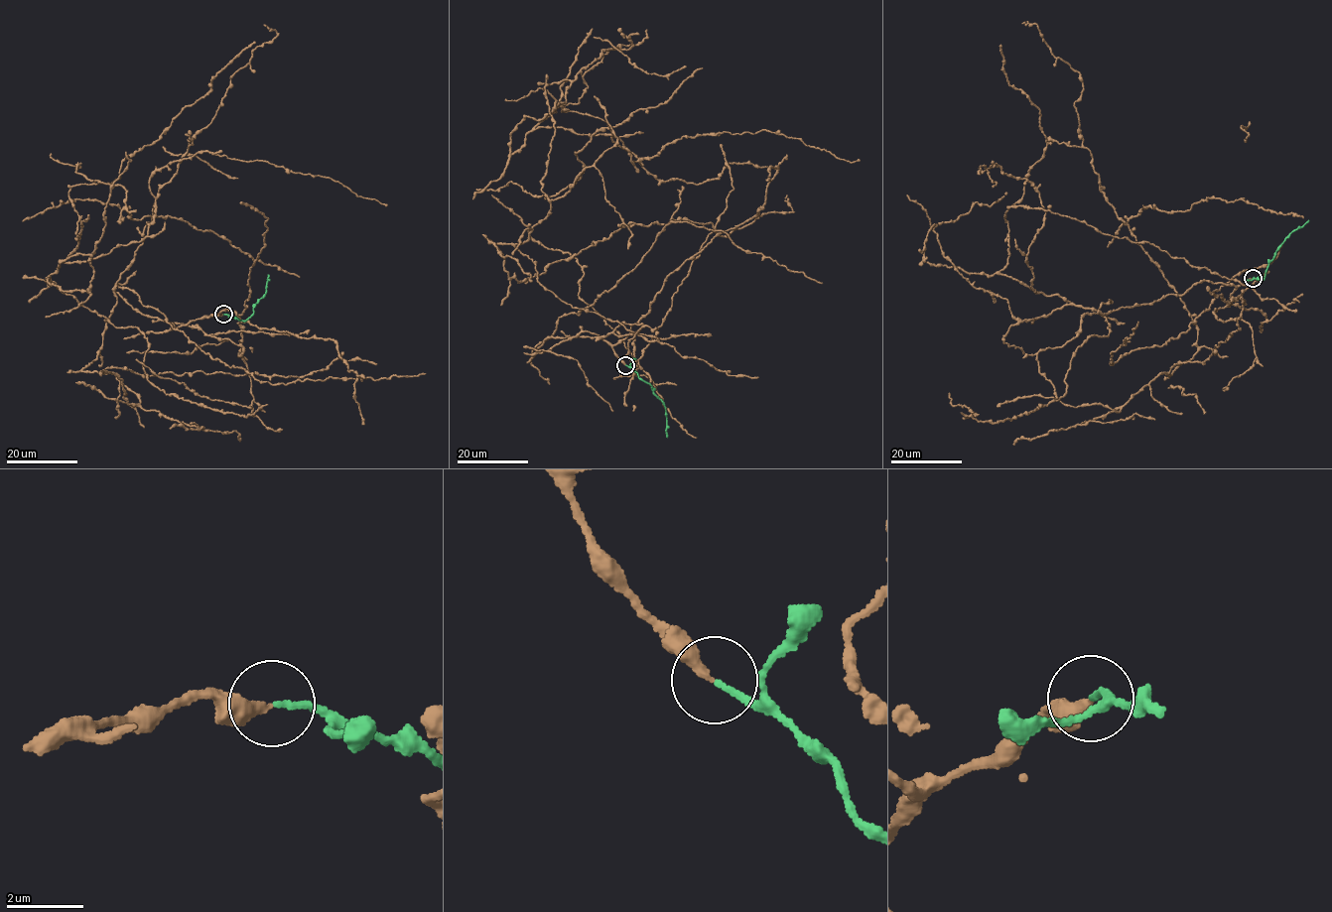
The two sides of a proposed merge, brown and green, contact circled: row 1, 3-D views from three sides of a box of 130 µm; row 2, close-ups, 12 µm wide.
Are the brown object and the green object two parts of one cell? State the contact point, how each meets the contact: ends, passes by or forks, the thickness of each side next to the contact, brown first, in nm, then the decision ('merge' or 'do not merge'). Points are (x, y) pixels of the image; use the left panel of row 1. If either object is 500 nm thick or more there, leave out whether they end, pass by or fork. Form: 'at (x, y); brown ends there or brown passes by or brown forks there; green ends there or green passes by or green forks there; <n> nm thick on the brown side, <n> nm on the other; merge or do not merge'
at (223, 314); brown ends there; green ends there; 300 nm thick on the brown side, 150 nm on the other; merge

